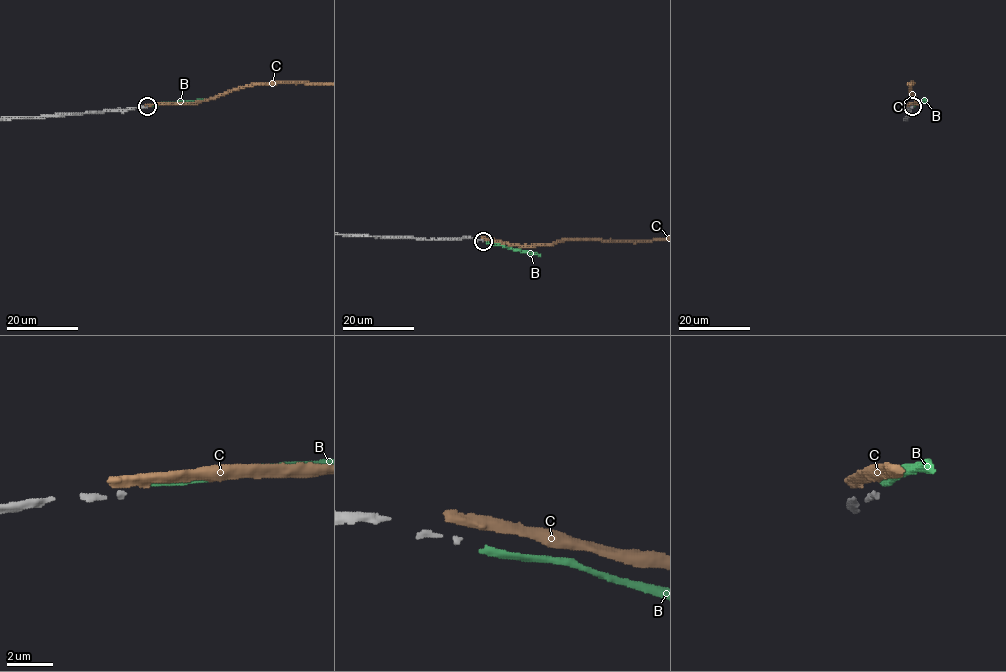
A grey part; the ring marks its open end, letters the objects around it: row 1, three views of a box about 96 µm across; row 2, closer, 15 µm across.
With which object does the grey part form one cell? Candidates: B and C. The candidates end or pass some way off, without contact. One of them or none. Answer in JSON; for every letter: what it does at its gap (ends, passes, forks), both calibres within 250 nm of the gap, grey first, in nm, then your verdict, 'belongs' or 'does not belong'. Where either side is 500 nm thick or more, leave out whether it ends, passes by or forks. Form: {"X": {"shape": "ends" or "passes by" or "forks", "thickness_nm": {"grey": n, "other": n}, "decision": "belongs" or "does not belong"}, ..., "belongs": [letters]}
{"B": {"shape": "ends", "thickness_nm": {"grey": 160, "other": 280}, "decision": "does not belong"}, "C": {"thickness_nm": {"grey": 160, "other": 600}, "decision": "does not belong"}, "belongs": []}

